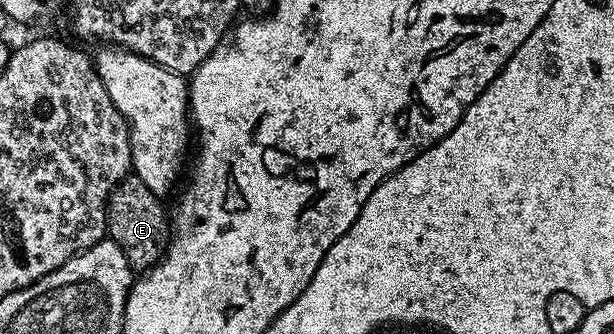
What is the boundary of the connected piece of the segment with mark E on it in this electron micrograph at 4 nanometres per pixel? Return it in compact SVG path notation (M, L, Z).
M135 176L124 178L110 192L105 207L105 228L108 237L112 238L119 248L123 248L123 256L127 256L130 267L134 271L144 272L162 257L163 251L171 237L171 218L162 199L143 180Z

